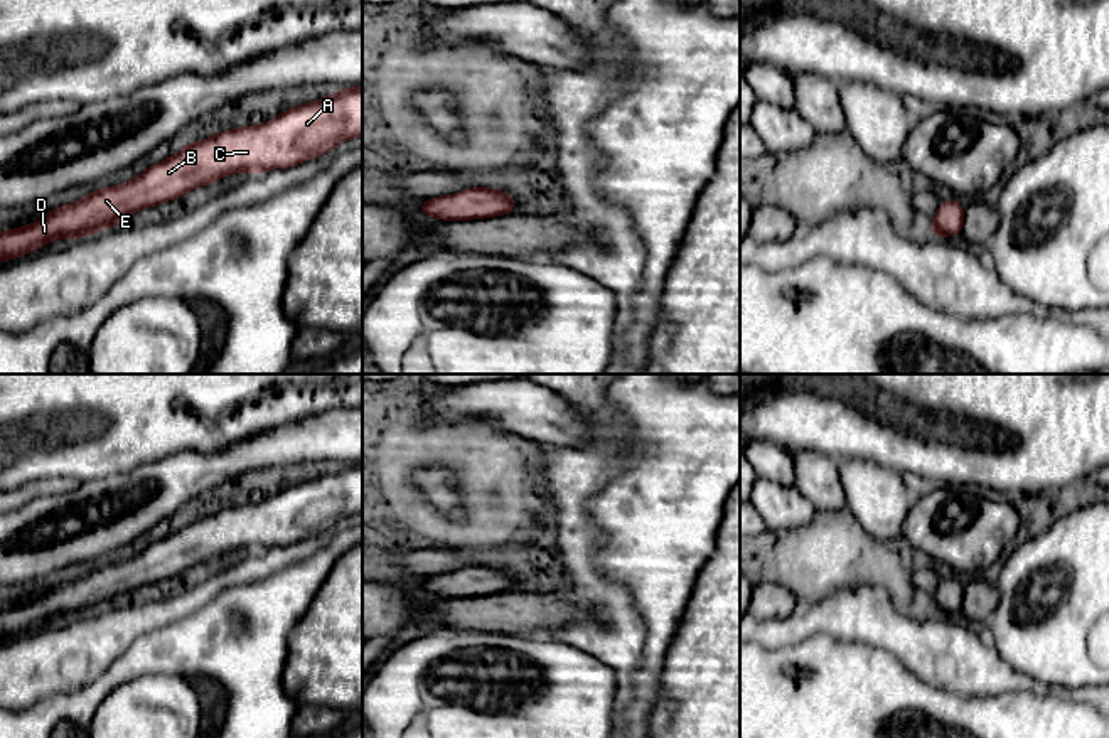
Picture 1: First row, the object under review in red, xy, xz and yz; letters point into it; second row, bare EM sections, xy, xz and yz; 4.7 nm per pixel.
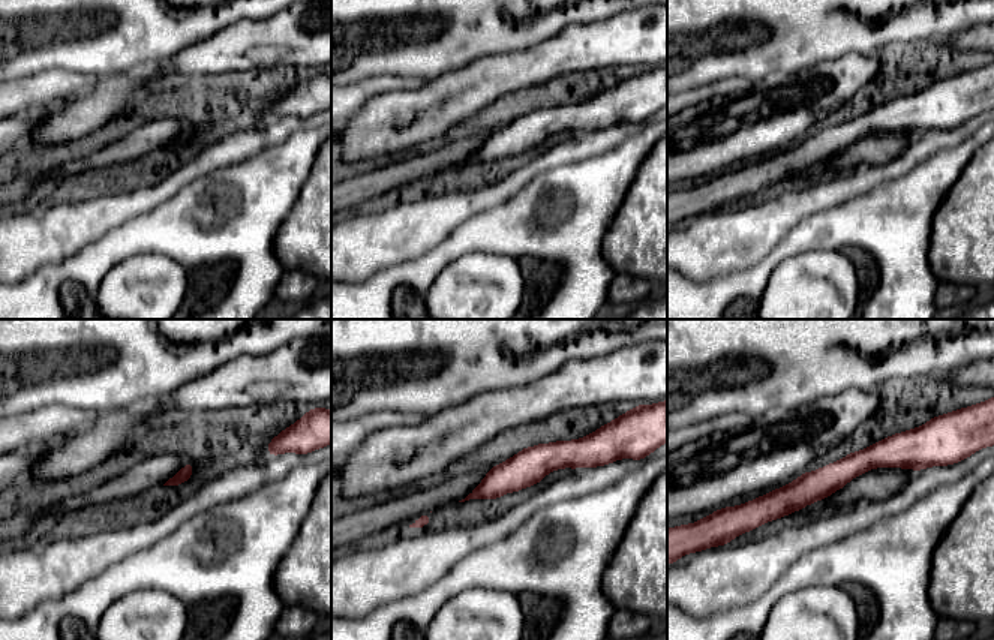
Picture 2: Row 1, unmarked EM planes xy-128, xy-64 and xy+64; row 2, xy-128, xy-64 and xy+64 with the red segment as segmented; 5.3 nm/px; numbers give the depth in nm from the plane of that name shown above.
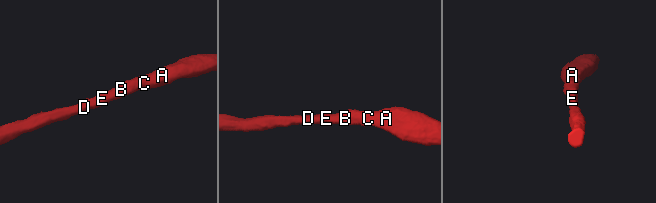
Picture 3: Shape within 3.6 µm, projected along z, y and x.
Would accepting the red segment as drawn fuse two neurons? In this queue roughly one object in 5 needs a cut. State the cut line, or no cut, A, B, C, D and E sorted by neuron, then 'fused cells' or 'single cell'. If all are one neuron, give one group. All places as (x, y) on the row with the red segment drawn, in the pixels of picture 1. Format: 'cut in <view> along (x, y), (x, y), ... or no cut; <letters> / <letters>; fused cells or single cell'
no cut; A B C D E; single cell

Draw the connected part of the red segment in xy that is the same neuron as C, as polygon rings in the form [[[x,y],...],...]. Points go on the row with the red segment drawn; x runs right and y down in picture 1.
[[[362,86],[340,88],[254,126],[224,130],[197,143],[184,142],[177,155],[143,168],[126,184],[98,189],[76,204],[47,211],[37,222],[0,231],[0,263],[57,238],[91,236],[231,174],[298,165],[356,136],[362,136]]]

